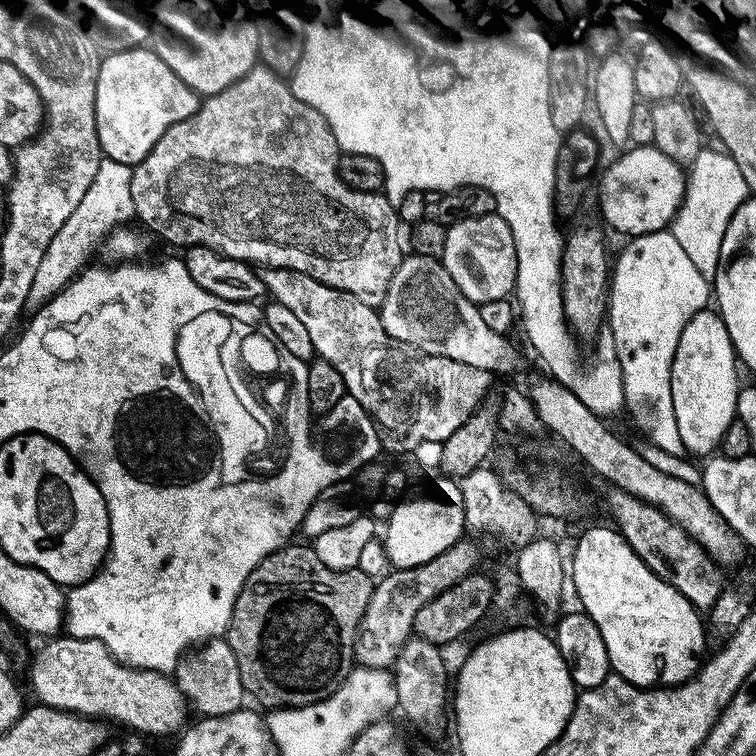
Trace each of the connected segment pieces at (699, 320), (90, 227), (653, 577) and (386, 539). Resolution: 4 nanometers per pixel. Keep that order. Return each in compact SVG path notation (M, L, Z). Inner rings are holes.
M705 310L694 314L678 338L677 350L670 370L670 398L673 399L674 418L677 420L677 434L681 438L684 452L708 458L721 447L721 440L733 420L736 419L736 351L732 349L730 334L715 311Z
M108 157L101 159L85 197L78 202L70 217L66 218L65 225L58 230L43 254L41 265L34 274L34 284L27 294L24 308L27 313L40 309L77 274L95 243L97 245L112 229L129 223L135 217L133 198L130 195L131 181L131 165L114 162Z
M607 527L592 528L581 534L580 541L572 552L572 560L570 556L570 580L576 586L576 594L581 602L579 605L602 634L611 671L637 688L685 684L699 672L705 655L705 621L677 588L648 569L646 562L642 562L642 558L634 554L632 547L624 541L615 527Z
M440 478L432 496L416 496L413 500L403 500L399 501L401 504L397 508L395 505L389 511L382 528L382 543L393 569L430 562L430 558L438 558L442 550L446 550L465 535L462 496L455 479Z

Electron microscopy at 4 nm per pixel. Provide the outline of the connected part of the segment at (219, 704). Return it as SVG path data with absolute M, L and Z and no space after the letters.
M224 638L205 640L199 646L189 647L176 663L174 679L184 699L195 711L196 708L200 711L201 717L236 712L246 700L242 674L238 674L238 658L234 658L234 650L230 650Z

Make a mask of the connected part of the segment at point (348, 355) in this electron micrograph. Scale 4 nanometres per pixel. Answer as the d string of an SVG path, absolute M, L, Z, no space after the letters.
M261 267L259 274L265 293L275 303L286 306L286 310L292 311L298 322L306 326L311 351L317 357L341 362L340 360L358 359L360 348L388 350L393 347L394 342L386 334L380 322L379 311L373 305L354 298L349 292L343 292L334 286L326 286L294 270Z

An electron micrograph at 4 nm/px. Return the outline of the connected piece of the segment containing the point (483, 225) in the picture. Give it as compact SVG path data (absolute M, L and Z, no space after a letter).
M479 216L478 218L466 218L457 224L447 225L444 234L444 255L442 263L446 274L454 282L454 286L474 305L482 305L494 302L495 299L505 298L513 291L515 286L516 258L514 242L510 234L510 226L501 216Z

